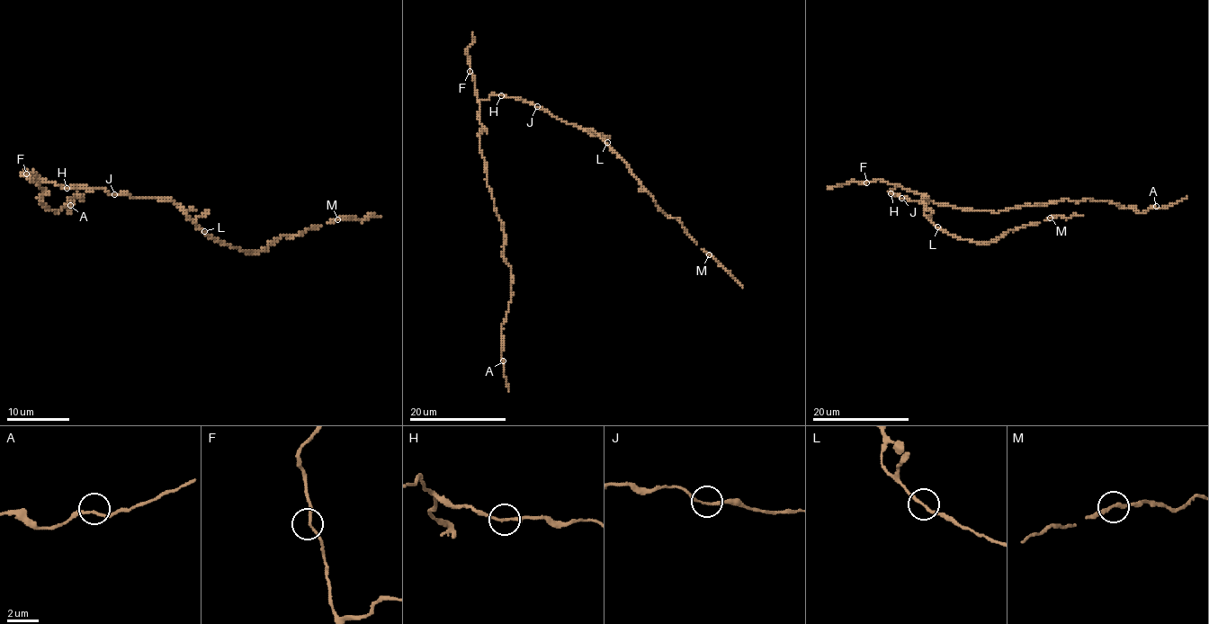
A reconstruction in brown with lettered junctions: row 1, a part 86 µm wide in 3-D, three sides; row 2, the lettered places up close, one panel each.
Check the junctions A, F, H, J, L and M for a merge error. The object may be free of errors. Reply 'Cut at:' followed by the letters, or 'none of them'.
Cut at: none of them

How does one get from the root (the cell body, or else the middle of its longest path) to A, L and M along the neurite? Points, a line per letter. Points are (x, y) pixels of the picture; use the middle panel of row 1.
A: (497, 94), (480, 102), (478, 119), (479, 152), (512, 270), (503, 361)
L: (497, 94), (521, 98), (567, 123), (585, 130), (592, 129), (607, 142)
M: (497, 94), (521, 98), (567, 123), (592, 129), (627, 165), (656, 205), (676, 218), (709, 254)

